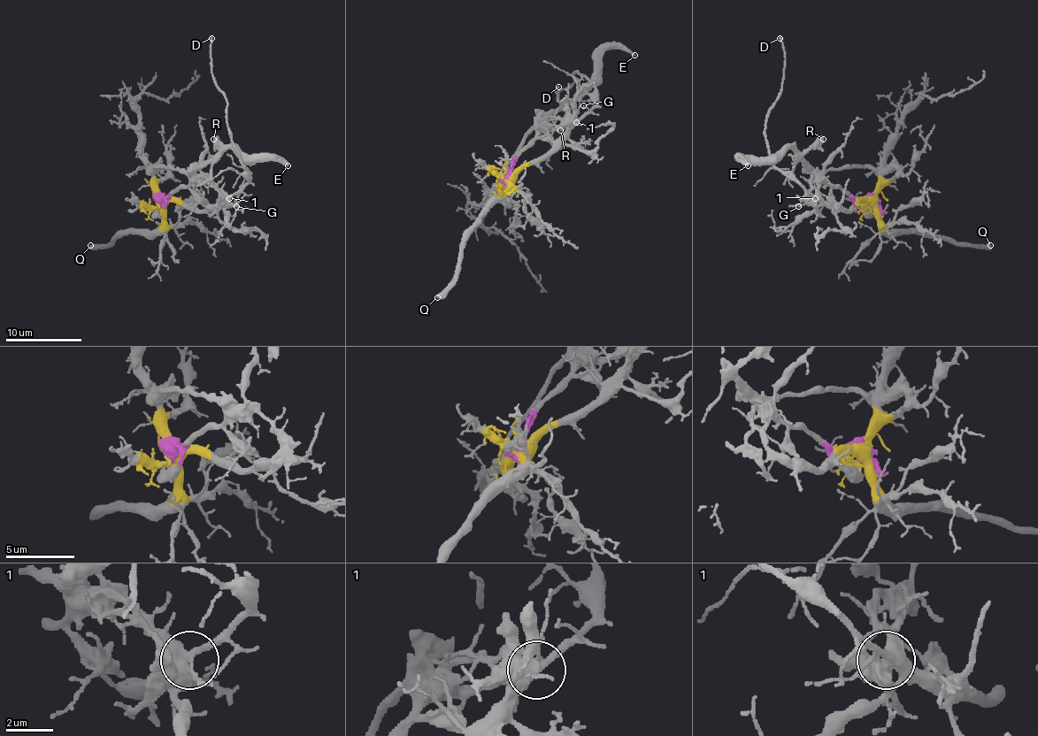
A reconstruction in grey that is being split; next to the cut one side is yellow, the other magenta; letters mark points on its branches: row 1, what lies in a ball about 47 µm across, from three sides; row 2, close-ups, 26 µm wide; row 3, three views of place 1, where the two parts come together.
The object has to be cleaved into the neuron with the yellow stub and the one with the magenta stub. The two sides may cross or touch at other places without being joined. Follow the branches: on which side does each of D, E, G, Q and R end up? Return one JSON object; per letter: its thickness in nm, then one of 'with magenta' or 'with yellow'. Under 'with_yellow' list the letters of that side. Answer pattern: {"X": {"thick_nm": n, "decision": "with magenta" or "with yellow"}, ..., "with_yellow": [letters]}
{"D": {"thick_nm": 180, "decision": "with yellow"}, "E": {"thick_nm": 280, "decision": "with magenta"}, "G": {"thick_nm": 110, "decision": "with yellow"}, "Q": {"thick_nm": 500, "decision": "with yellow"}, "R": {"thick_nm": 550, "decision": "with magenta"}, "with_yellow": ["D", "G", "Q"]}

